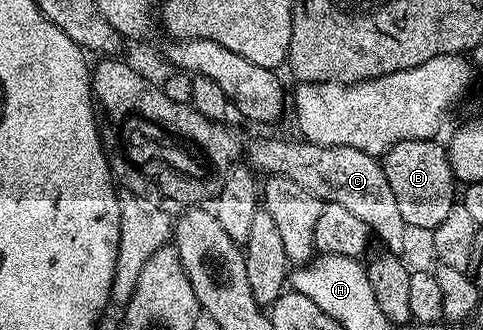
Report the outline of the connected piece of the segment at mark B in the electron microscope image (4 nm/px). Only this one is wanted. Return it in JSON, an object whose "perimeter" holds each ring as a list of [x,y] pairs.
{"perimeter":[[[435,138],[398,140],[381,157],[385,178],[389,178],[389,186],[393,186],[393,198],[397,198],[397,207],[401,209],[401,218],[411,230],[433,230],[441,226],[451,207],[457,203],[457,181],[447,159],[447,148],[437,141]]]}

